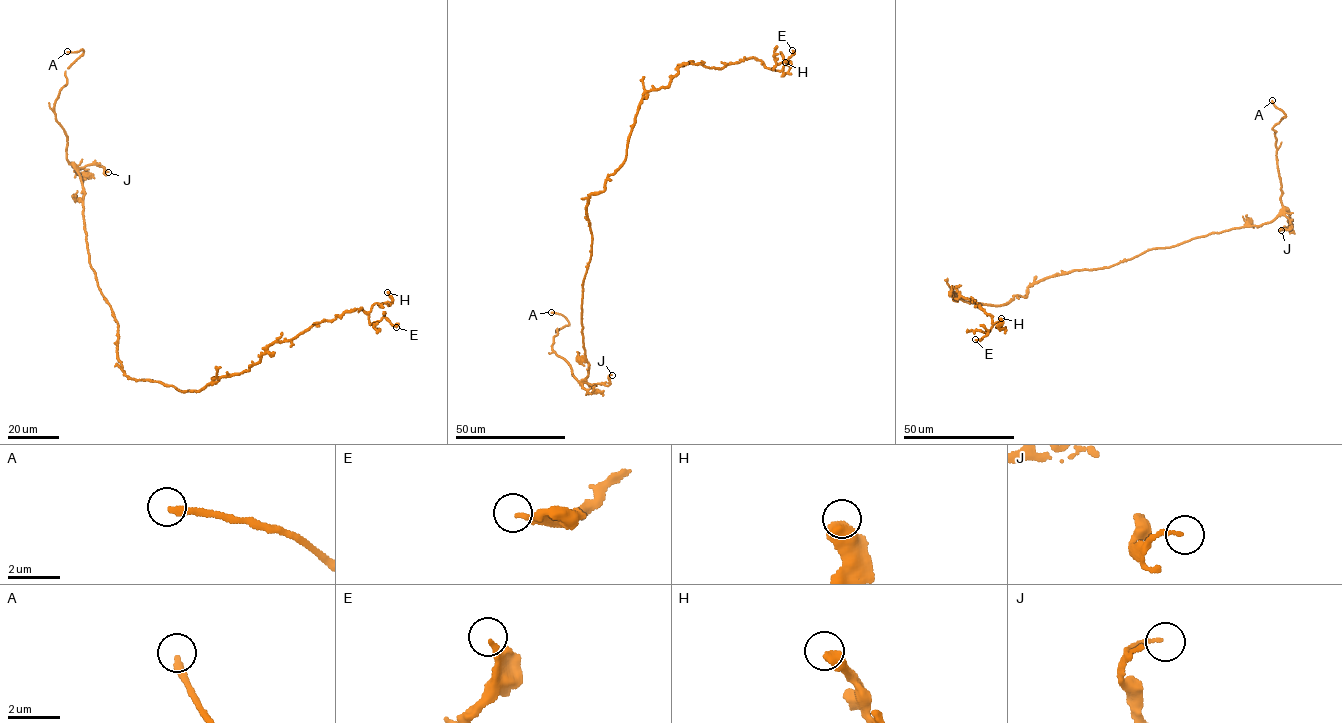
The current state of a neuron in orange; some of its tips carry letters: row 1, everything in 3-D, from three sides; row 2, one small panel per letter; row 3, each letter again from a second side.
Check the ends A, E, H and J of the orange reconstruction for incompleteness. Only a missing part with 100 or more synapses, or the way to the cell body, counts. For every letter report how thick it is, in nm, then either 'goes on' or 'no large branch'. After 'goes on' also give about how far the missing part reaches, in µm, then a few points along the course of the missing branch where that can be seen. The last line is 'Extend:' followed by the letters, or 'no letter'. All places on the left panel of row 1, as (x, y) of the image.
A: calibre 280 nm; goes on; missing 30 µm; course (67, 51), (40, 39), (17, 38)
E: calibre 220 nm; no large branch
H: calibre 550 nm; no large branch
J: calibre 160 nm; no large branch
Extend: A

